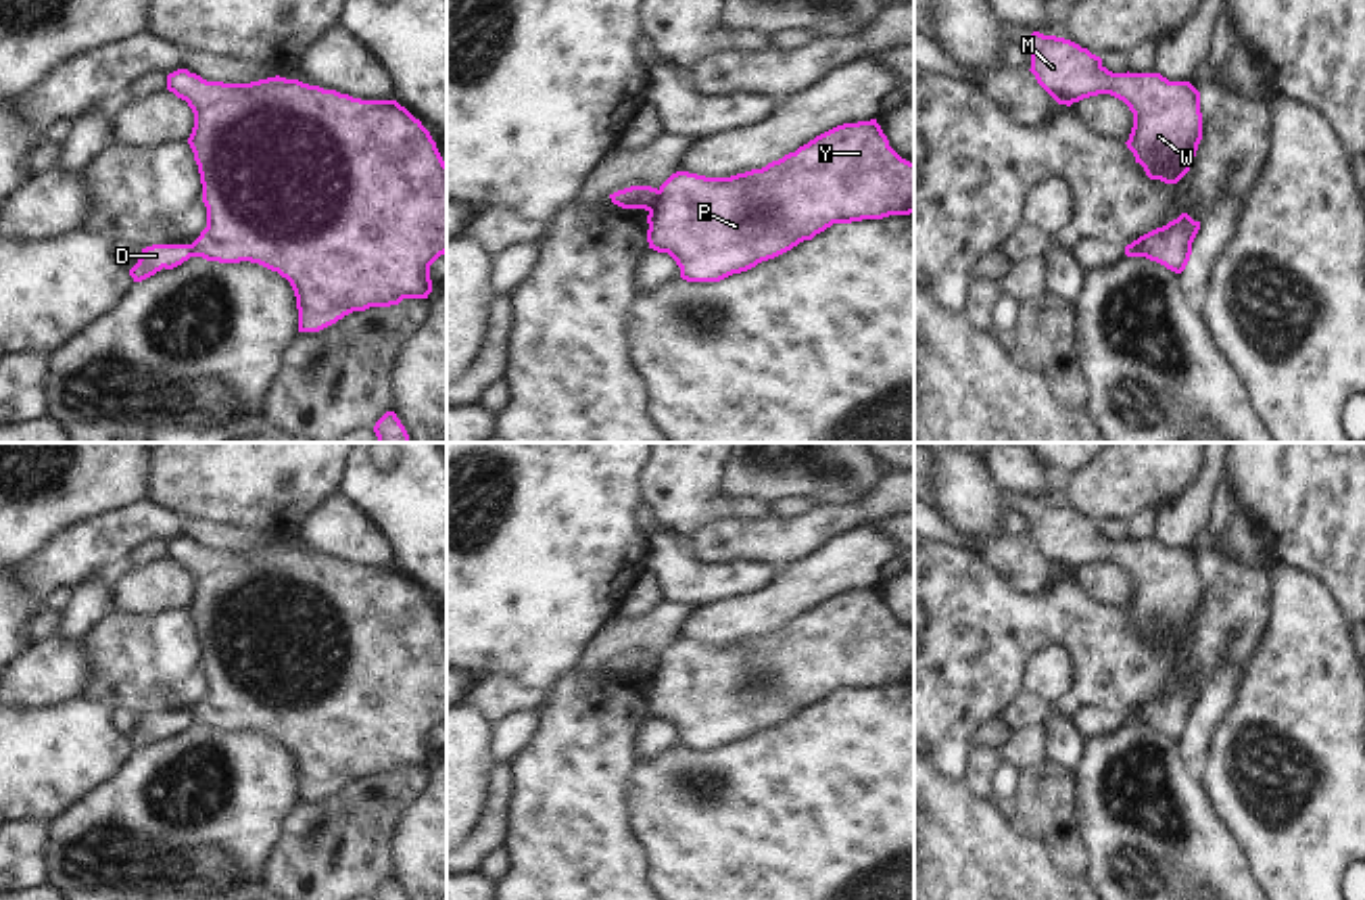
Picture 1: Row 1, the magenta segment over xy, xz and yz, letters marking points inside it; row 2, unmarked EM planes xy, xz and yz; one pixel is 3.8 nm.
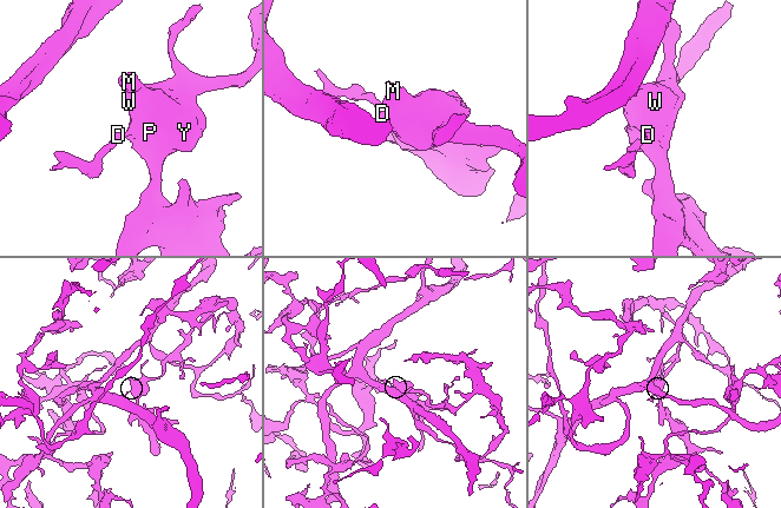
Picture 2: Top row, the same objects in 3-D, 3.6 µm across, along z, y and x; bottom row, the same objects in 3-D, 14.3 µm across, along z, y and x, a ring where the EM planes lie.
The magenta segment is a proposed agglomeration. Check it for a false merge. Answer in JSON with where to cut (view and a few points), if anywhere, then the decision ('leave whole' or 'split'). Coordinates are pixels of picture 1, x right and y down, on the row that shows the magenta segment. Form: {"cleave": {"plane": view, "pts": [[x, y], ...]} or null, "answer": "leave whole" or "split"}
{"cleave": {"plane": "xz", "pts": [[660, 191], [650, 211]]}, "answer": "split"}

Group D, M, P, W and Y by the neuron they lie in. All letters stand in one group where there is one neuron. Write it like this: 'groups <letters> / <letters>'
groups D / M P W Y

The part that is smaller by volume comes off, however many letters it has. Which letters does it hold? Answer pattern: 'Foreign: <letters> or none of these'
Foreign: D

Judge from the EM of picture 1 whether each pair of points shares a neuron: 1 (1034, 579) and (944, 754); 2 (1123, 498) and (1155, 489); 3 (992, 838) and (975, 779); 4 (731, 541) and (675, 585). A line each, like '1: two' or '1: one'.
1: two
2: one
3: two
4: two

